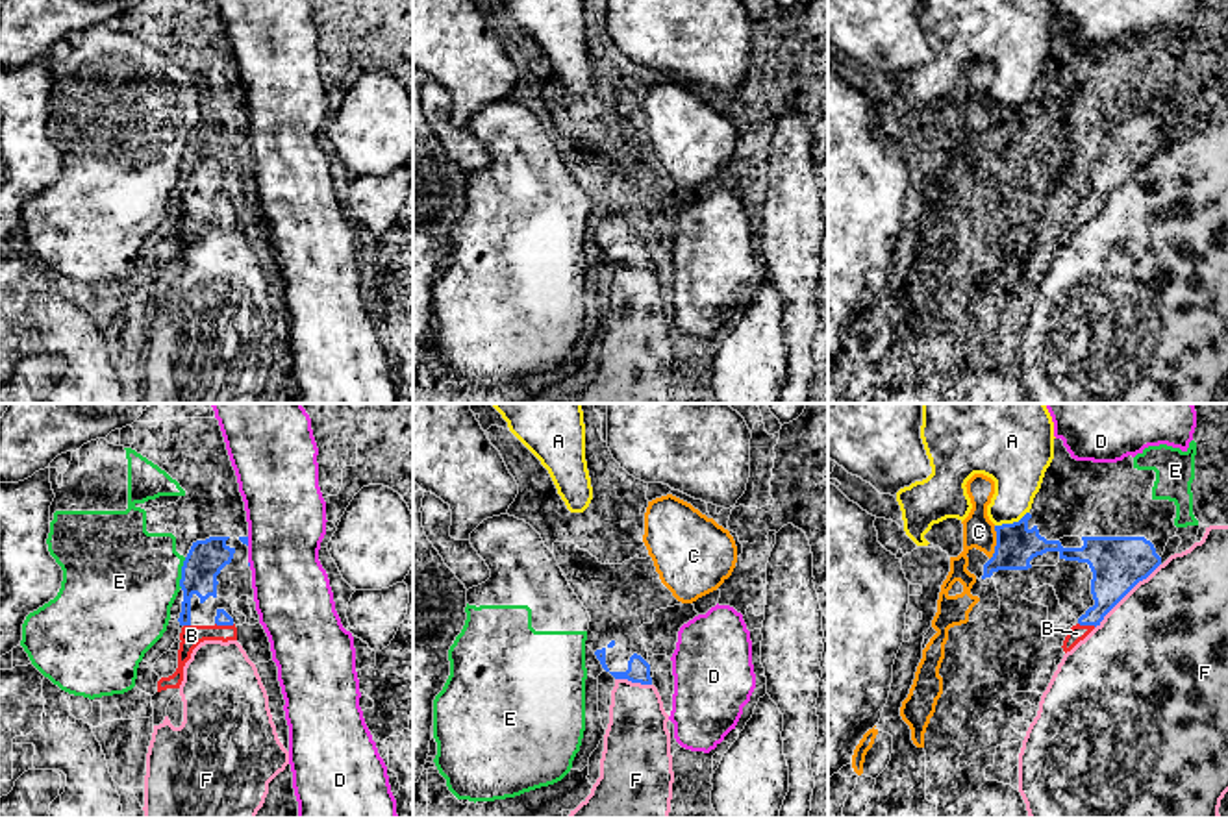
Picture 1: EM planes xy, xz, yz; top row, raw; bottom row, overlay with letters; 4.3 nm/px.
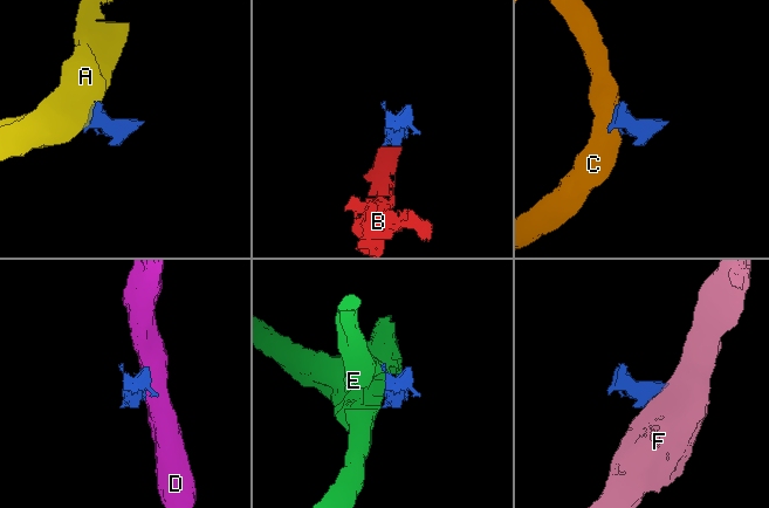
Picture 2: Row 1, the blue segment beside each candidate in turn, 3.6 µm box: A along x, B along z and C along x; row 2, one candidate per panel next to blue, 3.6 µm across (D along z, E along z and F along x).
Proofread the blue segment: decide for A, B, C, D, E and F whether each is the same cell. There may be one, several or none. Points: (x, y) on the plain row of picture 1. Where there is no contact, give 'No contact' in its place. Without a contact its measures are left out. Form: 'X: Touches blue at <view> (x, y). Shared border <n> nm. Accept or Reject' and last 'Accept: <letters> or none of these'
A: Touches blue at yz (1014, 108). Shared border 170 nm. Reject
B: Touches blue at xy (225, 210). Shared border 90 nm. Accept
C: Touches blue at yz (997, 128). Shared border 150 nm. Reject
D: Touches blue at xy (247, 126). Shared border 40 nm. Reject
E: Touches blue at xy (182, 158). Shared border 140 nm. Reject
F: Touches blue at yz (1127, 178). Shared border 400 nm. Reject
Accept: B

